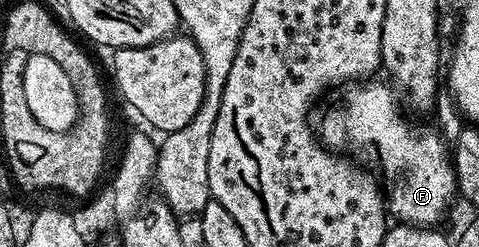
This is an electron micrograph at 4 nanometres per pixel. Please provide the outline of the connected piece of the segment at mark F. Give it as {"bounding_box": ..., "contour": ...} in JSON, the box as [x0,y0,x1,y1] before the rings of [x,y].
{"bounding_box":[317,78,457,225],"contour":[[[379,78],[340,84],[330,93],[331,101],[319,116],[317,139],[324,148],[346,154],[360,165],[379,164],[385,207],[398,223],[438,225],[451,199],[457,196],[448,145],[434,127],[411,125],[399,109],[401,100],[395,89],[390,83],[375,79]]]}

